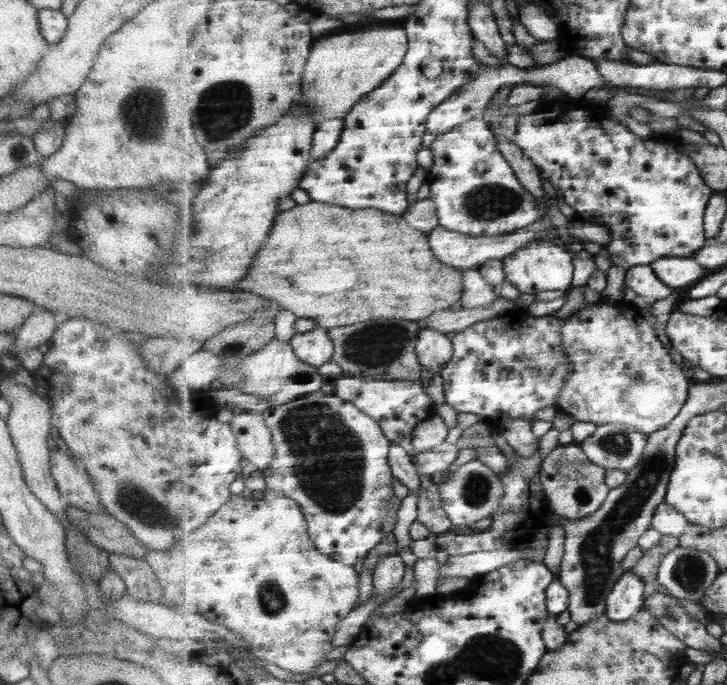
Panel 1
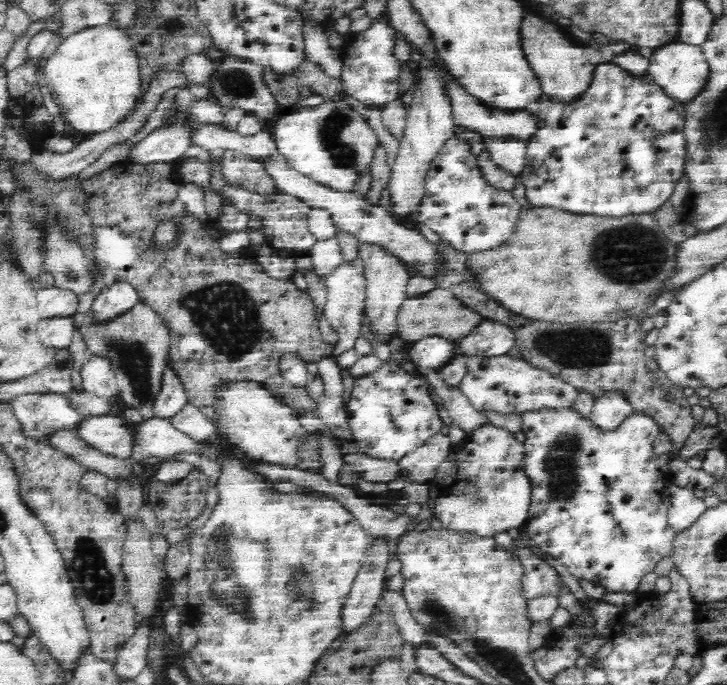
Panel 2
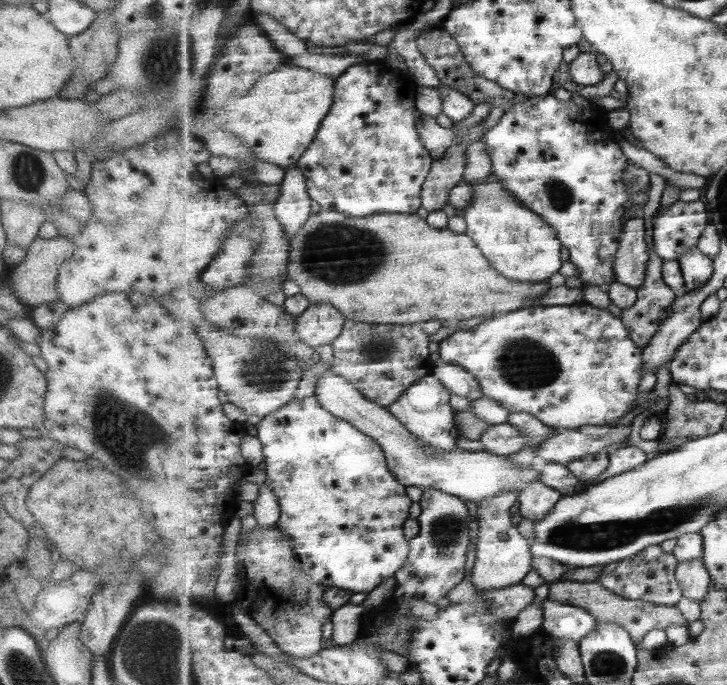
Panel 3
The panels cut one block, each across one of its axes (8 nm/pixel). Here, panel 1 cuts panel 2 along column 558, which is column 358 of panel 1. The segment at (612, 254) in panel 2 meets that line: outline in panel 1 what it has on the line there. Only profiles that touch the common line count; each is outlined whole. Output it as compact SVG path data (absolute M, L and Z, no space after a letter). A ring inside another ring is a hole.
M311 201L281 211L274 220L268 243L258 250L250 274L241 280L241 288L291 310L297 317L313 319L318 327L329 330L379 318L424 322L435 312L460 306L465 289L463 271L437 260L428 235L411 228L402 215L377 209L347 210L343 206Z

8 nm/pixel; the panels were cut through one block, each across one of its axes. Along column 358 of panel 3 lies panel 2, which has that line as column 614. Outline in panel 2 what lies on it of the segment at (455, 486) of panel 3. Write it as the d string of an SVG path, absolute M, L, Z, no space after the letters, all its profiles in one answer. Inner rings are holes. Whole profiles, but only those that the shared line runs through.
M616 389L605 392L604 396L595 398L595 404L590 416L592 423L600 429L614 430L620 423L635 413L626 393Z

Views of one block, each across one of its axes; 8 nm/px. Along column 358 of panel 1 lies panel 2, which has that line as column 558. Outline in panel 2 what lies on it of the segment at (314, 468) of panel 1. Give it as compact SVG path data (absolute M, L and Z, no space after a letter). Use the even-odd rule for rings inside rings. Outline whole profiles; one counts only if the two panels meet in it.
M545 407L542 410L528 410L521 415L521 423L521 430L526 436L523 442L522 468L531 486L531 501L524 524L524 535L527 537L525 546L541 558L552 557L558 560L576 580L603 586L609 592L636 592L640 581L646 574L650 574L664 558L671 558L674 555L674 541L677 535L668 524L667 506L663 498L663 491L673 484L672 475L668 472L667 454L657 455L653 451L654 439L660 431L658 423L646 414L633 413L614 430L604 430L594 425L590 417L580 415L580 412L572 407L554 409Z

